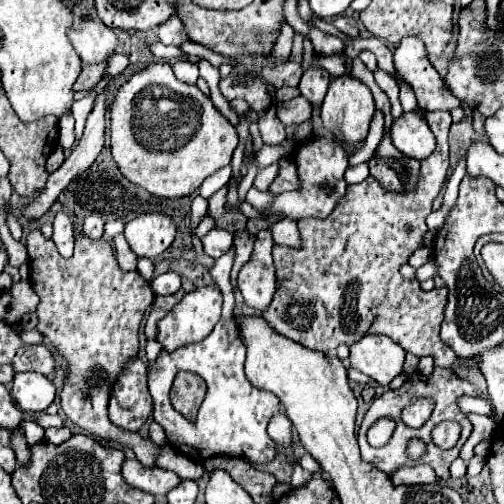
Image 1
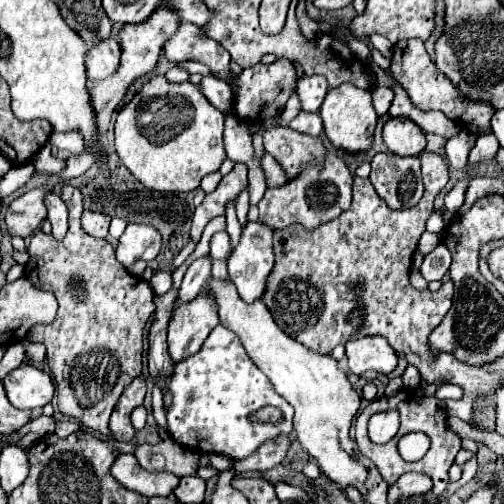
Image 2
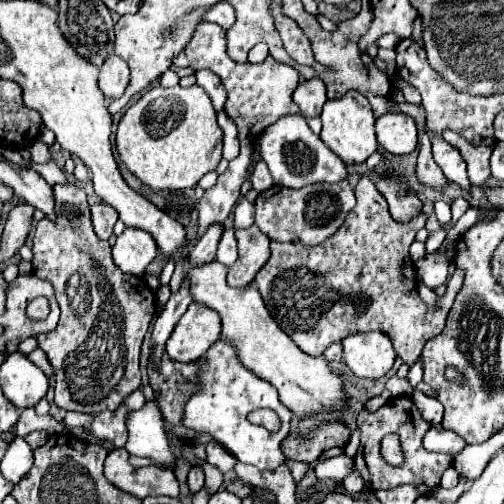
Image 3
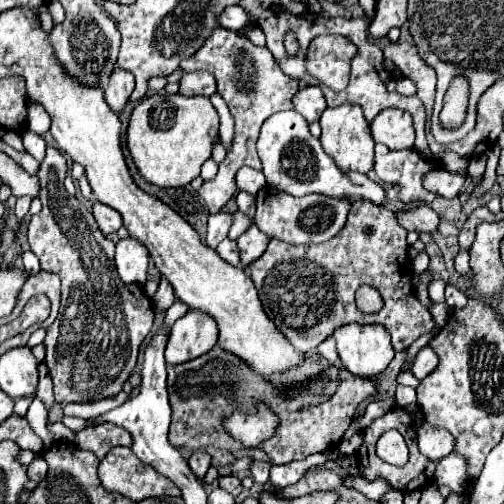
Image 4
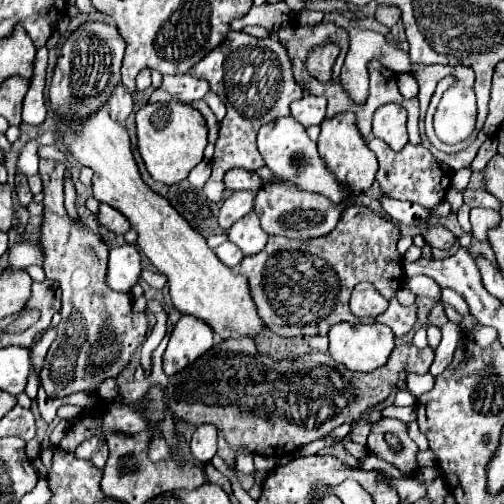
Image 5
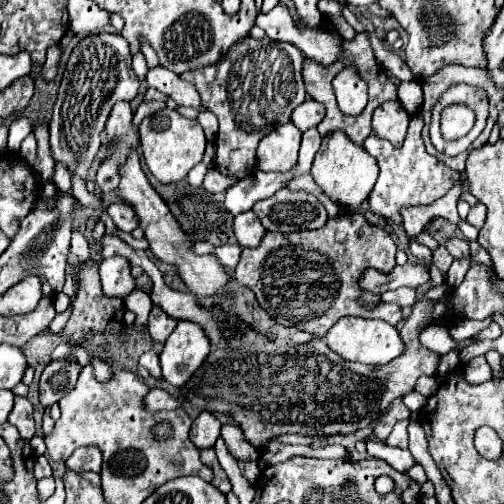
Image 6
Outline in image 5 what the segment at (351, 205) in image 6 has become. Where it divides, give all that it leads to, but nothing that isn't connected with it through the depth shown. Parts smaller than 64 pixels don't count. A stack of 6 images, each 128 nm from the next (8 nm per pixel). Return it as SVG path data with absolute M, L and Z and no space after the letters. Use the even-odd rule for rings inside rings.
M306 94L300 100L290 104L292 108L292 116L304 126L310 128L314 124L320 124L324 120L324 112L326 112L326 100L322 96L312 96ZM344 112L340 116L324 120L320 124L320 128L322 128L322 132L320 132L320 138L318 138L318 152L320 152L320 158L324 160L326 168L336 176L336 180L342 180L342 182L350 184L354 194L366 192L374 184L378 160L376 160L374 152L368 150L366 140L362 140L362 136L356 128L356 122L354 122L354 114Z

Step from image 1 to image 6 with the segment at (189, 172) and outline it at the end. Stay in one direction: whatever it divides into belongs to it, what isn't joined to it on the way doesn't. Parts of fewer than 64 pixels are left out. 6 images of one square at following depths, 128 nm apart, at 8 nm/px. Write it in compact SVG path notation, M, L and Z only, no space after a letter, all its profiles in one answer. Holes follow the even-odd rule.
M162 108L152 118L142 120L140 140L142 140L142 152L146 158L148 170L162 184L170 184L186 178L186 174L202 160L204 148L206 148L206 136L202 126L196 120L182 118L176 110L170 110L170 108Z

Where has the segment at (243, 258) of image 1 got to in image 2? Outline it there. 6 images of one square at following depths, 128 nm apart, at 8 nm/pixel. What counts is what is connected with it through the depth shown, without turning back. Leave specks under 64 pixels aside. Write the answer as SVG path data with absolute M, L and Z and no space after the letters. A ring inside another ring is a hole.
M244 188L244 192L240 192L236 198L236 214L242 228L246 225L246 212L248 212L248 188Z

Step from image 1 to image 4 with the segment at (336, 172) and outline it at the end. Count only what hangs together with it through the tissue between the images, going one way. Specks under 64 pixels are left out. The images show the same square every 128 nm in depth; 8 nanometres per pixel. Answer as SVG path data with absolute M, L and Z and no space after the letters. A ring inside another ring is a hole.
M266 186L256 196L256 226L270 238L278 238L288 244L322 244L334 238L346 224L346 214L350 210L348 200L326 198L320 194L308 194L302 198L288 196L272 186Z

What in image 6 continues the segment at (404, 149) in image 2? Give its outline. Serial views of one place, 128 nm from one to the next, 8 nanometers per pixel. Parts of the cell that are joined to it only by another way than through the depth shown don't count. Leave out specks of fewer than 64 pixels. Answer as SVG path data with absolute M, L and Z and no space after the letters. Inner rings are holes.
M390 100L390 102L380 104L374 110L372 128L374 128L376 136L386 138L392 142L392 146L400 148L404 138L406 138L408 122L410 122L410 114L404 110L400 100L394 100L394 102Z

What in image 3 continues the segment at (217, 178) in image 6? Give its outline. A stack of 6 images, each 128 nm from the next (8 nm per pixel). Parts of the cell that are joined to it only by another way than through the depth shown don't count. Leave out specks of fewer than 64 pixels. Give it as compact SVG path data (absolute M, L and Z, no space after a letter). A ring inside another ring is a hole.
M262 160L254 168L254 172L250 176L250 184L252 184L252 188L256 192L264 192L264 190L268 190L274 184L272 178L270 178L270 172L268 172L268 168L266 168L266 164Z

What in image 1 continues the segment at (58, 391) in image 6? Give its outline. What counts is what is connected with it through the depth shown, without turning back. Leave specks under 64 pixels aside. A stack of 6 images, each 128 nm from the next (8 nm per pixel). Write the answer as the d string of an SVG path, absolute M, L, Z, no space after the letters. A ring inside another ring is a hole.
M74 216L74 256L64 258L56 252L56 246L52 240L44 238L40 230L30 230L26 238L28 248L28 264L30 264L30 284L40 296L38 304L38 326L36 330L54 346L58 354L66 360L66 378L64 388L60 392L60 408L64 414L86 432L100 436L104 440L112 440L118 444L124 444L134 450L136 458L144 466L156 466L156 456L160 454L162 446L152 444L152 440L142 438L140 434L128 434L126 430L116 428L108 420L108 392L112 392L112 384L116 382L116 376L124 370L124 364L128 360L134 360L138 356L138 328L144 318L146 308L154 302L154 292L150 288L150 282L144 280L138 272L122 272L116 264L116 256L112 252L112 246L100 238L90 240L84 234L80 234L80 228L76 224Z

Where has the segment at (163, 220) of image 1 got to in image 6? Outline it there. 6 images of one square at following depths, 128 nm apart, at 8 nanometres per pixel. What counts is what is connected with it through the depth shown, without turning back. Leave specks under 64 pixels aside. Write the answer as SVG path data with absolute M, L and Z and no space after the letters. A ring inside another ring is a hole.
M112 256L100 262L100 282L106 296L126 300L128 294L136 288L136 282L130 274L130 264L122 256Z

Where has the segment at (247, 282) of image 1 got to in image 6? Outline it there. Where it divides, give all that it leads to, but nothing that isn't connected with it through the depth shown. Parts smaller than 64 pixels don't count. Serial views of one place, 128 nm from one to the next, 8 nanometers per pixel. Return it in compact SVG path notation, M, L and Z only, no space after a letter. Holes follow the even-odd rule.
M248 210L248 212L238 214L238 216L234 218L234 234L236 234L240 246L254 248L254 246L260 244L262 236L266 234L266 230L264 230L264 226L260 224L258 216L256 216L252 210Z

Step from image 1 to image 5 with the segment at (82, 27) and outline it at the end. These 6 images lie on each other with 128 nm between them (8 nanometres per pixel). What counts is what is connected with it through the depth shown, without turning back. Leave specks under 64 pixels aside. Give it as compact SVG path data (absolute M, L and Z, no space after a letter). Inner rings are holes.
M118 84L118 88L114 90L114 94L112 94L110 100L108 100L108 106L110 106L110 116L112 116L112 120L116 120L116 122L126 122L126 118L128 118L130 112L132 112L134 102L132 102L130 92L128 92L122 84Z

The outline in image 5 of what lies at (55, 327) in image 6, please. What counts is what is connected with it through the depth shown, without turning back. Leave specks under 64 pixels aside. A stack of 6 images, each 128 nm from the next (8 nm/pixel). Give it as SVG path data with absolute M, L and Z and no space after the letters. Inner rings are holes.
M56 328L48 329L44 333L42 339L33 346L31 358L33 363L33 369L38 375L40 374L43 368L46 354L52 342L56 338L56 335L57 335Z

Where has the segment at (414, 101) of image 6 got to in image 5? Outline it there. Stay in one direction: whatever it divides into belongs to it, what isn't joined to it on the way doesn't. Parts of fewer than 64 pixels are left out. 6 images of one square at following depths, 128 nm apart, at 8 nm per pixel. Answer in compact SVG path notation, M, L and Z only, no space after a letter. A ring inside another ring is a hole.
M398 74L398 90L404 98L416 98L418 96L418 84L412 74Z

